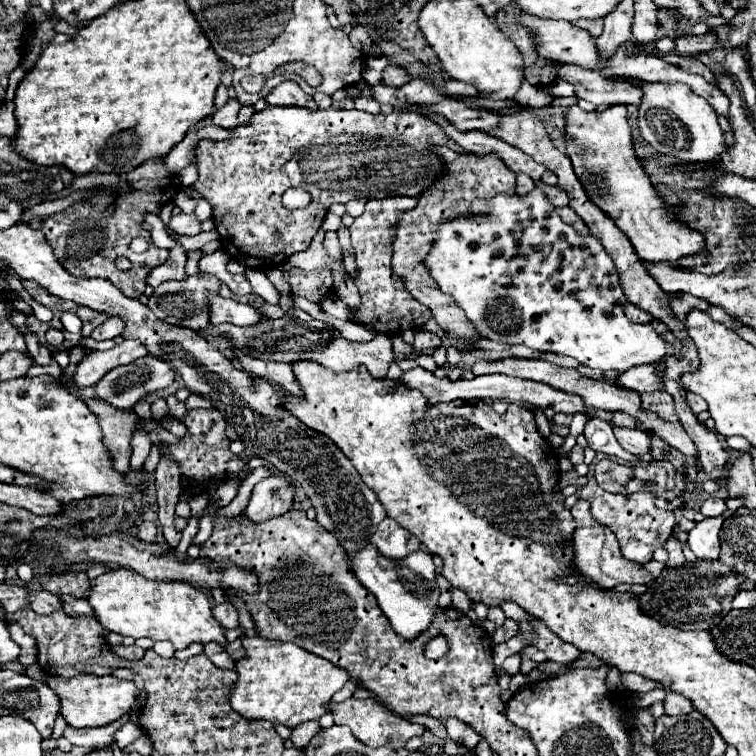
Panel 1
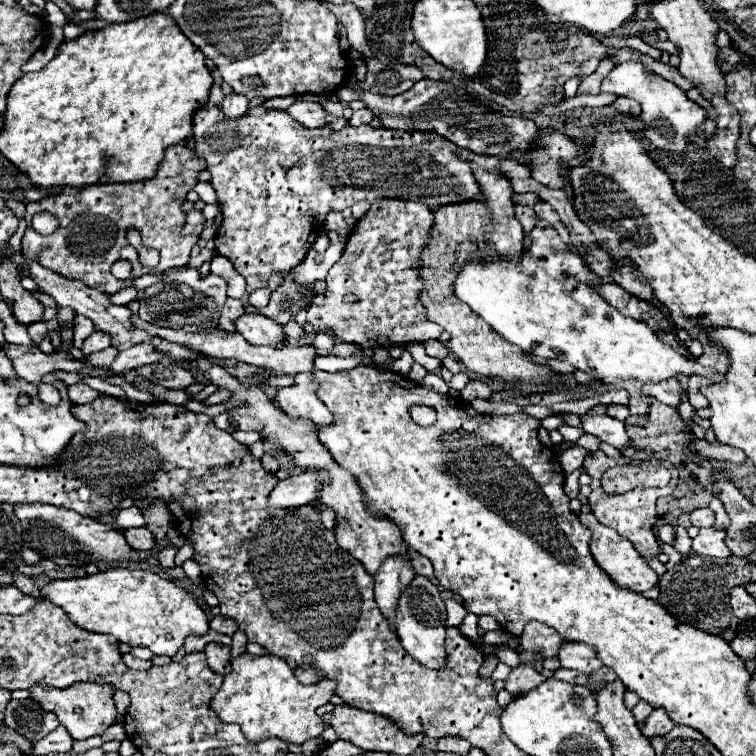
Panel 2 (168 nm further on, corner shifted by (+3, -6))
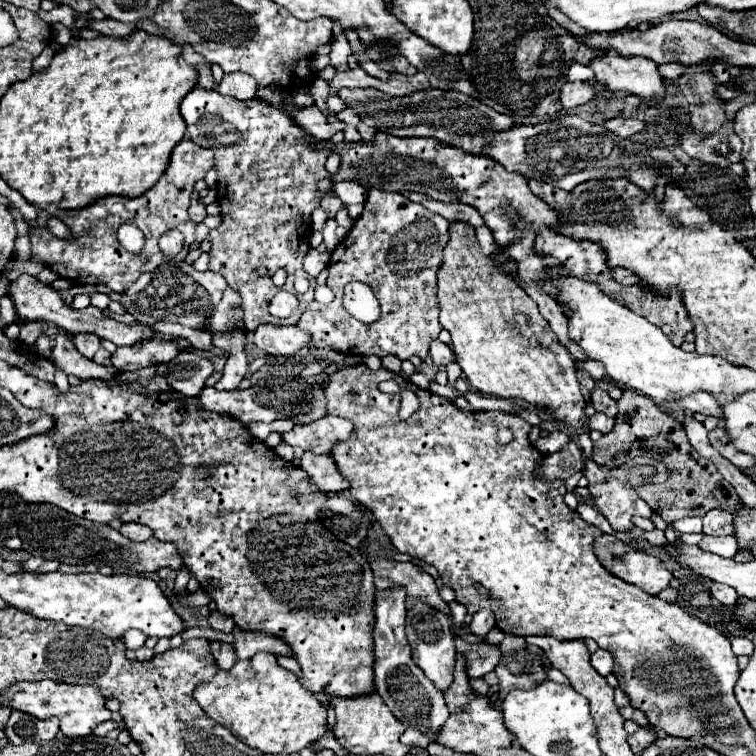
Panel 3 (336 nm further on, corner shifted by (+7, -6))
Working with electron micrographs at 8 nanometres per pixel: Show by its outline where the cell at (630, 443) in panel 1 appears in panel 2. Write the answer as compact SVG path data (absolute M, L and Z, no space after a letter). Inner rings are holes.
M598 415L598 417L582 417L582 429L586 433L598 435L600 441L610 443L616 449L626 449L630 445L630 437L626 433L626 427L622 421L612 419L610 415Z

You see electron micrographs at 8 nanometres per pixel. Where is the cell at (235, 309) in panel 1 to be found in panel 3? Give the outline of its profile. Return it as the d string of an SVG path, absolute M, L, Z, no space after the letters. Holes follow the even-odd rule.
M260 325L254 331L254 345L268 355L296 355L302 347L312 345L312 335L298 327Z

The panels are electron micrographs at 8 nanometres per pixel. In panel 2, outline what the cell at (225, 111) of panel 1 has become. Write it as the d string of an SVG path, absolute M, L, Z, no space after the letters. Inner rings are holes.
M230 93L230 95L224 97L220 109L222 109L222 113L228 119L238 119L240 115L244 115L248 111L248 99L246 97L240 97L236 93Z

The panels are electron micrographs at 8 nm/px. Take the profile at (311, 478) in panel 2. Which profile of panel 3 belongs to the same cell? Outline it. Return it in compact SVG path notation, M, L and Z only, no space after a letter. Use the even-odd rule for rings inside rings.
M304 451L300 467L312 477L312 483L326 493L340 493L348 489L348 479L342 477L332 455L314 455L310 451Z

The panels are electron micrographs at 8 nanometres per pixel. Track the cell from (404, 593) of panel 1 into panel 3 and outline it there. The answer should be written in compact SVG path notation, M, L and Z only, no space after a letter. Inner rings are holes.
M420 603L412 611L408 611L406 633L408 633L408 641L412 645L414 663L436 685L436 689L444 693L452 685L452 671L454 671L454 663L456 663L454 635L450 637L450 619L444 613Z

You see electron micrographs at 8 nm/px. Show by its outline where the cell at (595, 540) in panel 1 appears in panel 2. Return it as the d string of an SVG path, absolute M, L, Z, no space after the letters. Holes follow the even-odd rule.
M598 523L598 531L592 533L590 551L598 567L622 589L640 593L658 583L658 575L648 567L644 557L640 557L634 545L610 527Z

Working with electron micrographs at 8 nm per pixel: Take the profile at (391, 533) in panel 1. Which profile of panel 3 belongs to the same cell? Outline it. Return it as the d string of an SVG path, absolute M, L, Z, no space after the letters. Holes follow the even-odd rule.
M384 589L376 593L376 629L374 629L374 687L390 711L402 721L406 727L402 735L402 743L410 747L426 749L434 743L434 735L444 727L448 719L448 707L444 703L442 693L424 677L418 665L412 661L410 643L406 637L406 607L404 607L406 593L396 589Z

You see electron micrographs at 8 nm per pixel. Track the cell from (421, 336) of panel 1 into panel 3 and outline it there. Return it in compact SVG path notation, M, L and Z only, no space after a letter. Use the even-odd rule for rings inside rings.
M436 339L432 345L430 345L430 357L436 365L448 365L454 361L454 353L448 345L444 345L440 339Z

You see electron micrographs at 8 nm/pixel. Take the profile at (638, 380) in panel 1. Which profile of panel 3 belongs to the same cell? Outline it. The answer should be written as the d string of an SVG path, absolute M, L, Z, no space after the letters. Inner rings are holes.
M692 393L692 397L682 397L680 401L672 403L676 411L692 411L692 413L702 413L710 417L724 417L720 403L710 395L710 393Z

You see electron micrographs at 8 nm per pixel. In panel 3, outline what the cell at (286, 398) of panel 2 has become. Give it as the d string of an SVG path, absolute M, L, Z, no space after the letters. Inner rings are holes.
M326 415L320 421L314 421L310 425L294 425L292 431L282 433L282 439L292 447L300 447L304 451L324 455L324 453L330 453L336 443L346 441L352 429L354 429L352 421Z

